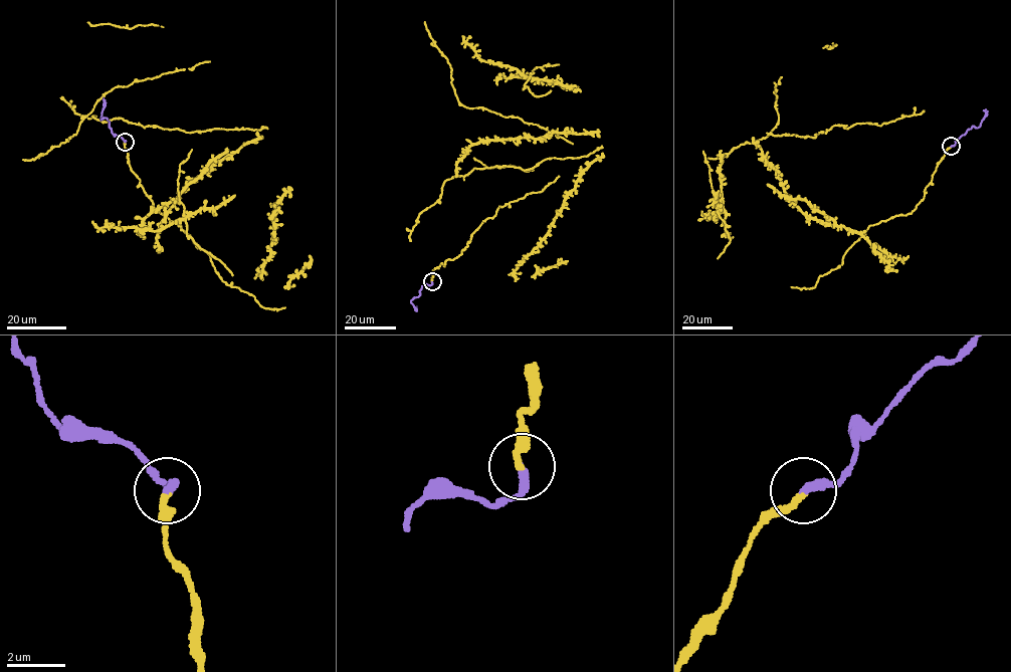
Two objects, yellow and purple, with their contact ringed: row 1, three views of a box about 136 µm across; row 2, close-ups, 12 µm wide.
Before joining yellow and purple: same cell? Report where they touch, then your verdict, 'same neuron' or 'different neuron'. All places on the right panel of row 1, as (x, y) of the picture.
at (951, 146); different neuron

